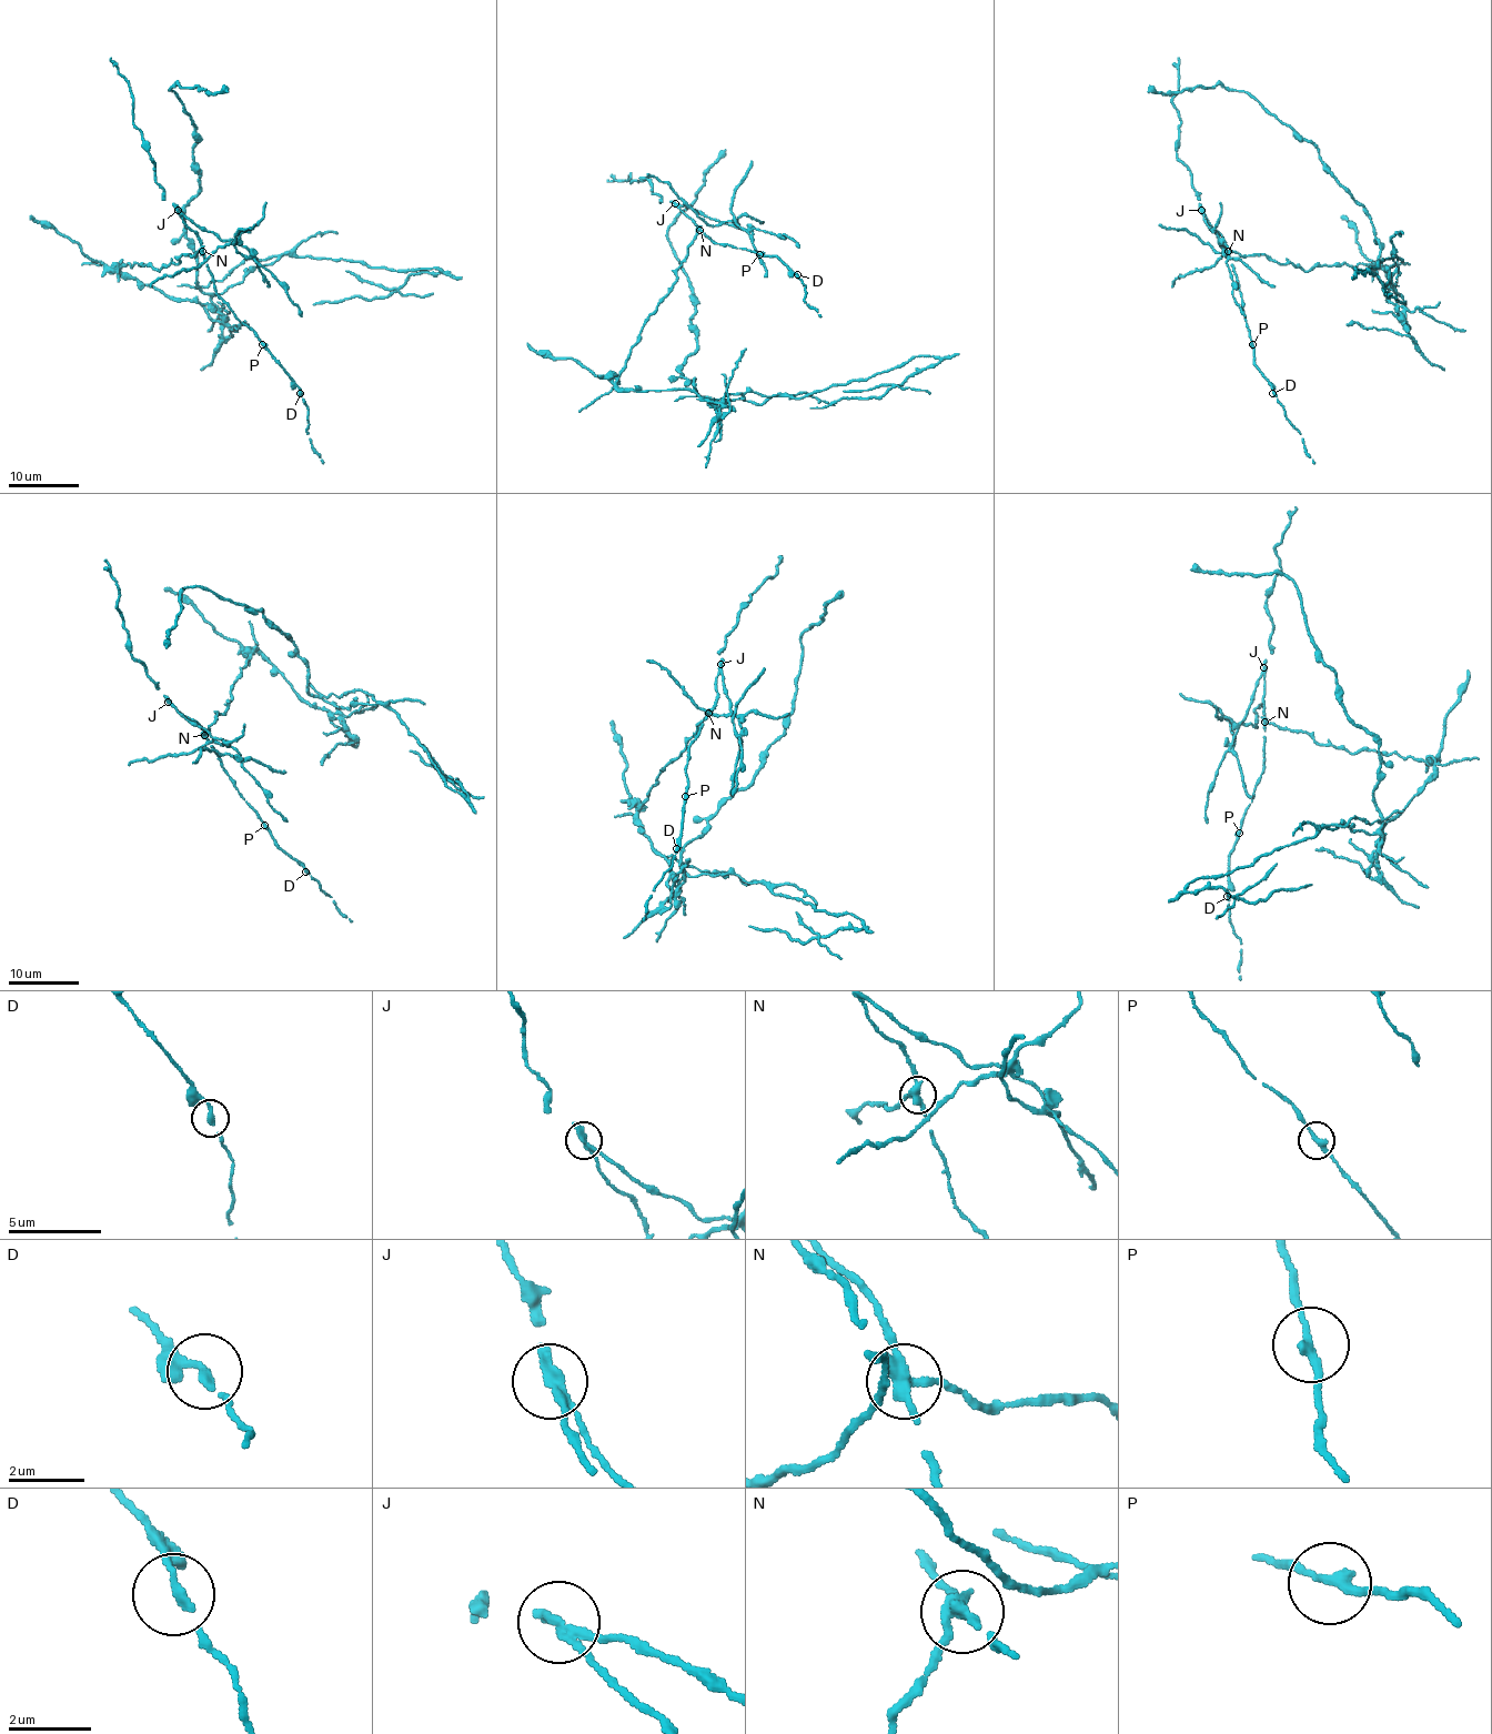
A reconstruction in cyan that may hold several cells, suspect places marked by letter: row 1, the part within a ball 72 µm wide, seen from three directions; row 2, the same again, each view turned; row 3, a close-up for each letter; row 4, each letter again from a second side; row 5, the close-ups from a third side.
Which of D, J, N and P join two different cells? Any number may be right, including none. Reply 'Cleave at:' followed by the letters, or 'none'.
Cleave at: J, N

